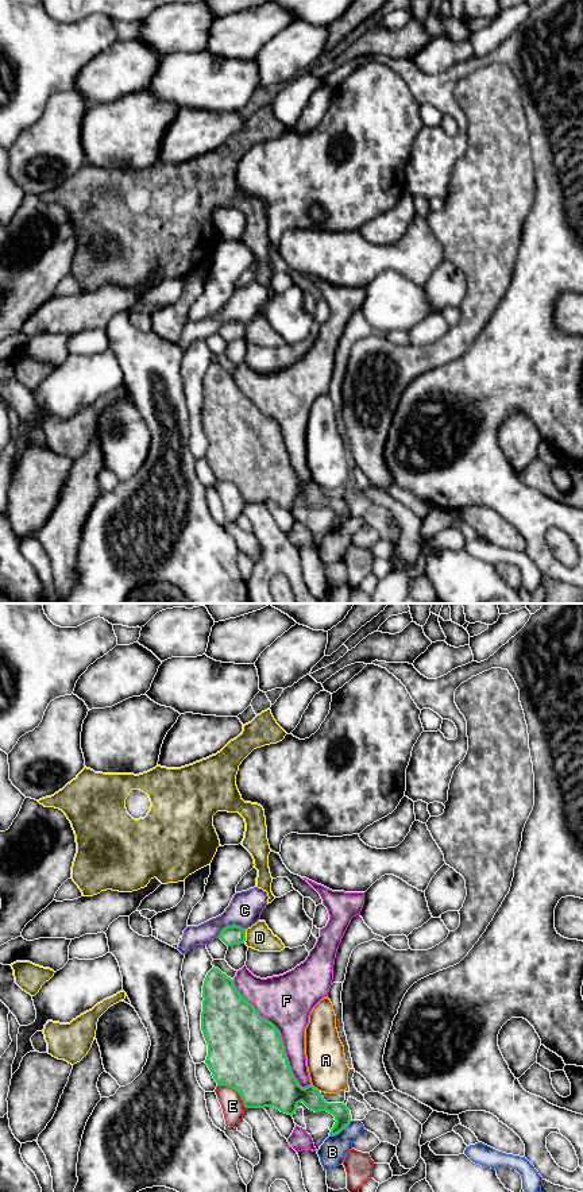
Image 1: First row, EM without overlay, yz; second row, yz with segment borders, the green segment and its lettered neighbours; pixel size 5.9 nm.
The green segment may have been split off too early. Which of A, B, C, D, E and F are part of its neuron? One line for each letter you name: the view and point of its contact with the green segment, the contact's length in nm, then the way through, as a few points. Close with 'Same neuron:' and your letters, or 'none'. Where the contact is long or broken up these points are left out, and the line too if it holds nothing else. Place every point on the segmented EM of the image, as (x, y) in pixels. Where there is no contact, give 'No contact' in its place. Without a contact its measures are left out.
Same neuron: none

